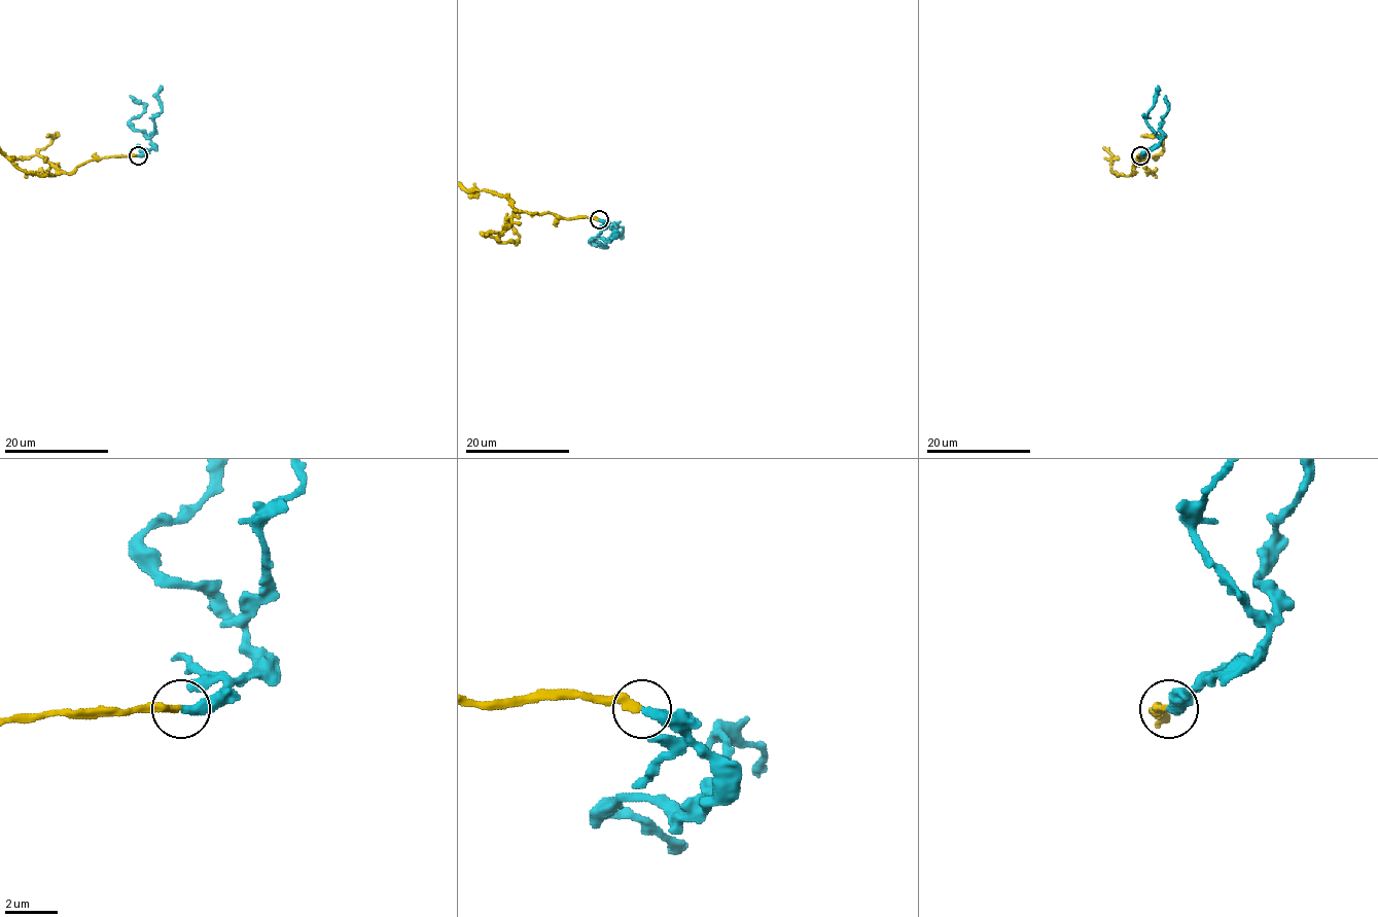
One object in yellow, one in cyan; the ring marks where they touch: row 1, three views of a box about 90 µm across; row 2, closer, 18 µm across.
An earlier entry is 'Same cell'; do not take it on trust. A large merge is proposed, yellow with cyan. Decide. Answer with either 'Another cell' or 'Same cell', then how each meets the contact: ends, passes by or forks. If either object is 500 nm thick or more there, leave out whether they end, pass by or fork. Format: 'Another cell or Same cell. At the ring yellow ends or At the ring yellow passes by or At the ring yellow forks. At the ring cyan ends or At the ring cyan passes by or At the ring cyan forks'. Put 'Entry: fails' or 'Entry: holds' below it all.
Same cell. At the ring yellow ends. At the ring cyan ends
Entry: holds

